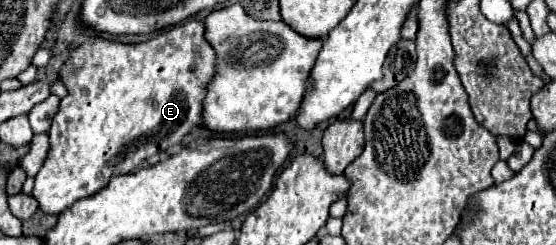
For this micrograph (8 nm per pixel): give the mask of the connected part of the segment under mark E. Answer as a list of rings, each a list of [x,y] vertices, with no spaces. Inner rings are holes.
[[[189,20],[185,24],[173,26],[169,30],[161,30],[159,36],[147,40],[147,42],[139,42],[139,44],[123,44],[117,40],[107,40],[103,36],[89,36],[81,46],[73,48],[69,52],[69,58],[65,60],[65,64],[59,70],[59,80],[63,82],[63,86],[67,88],[67,96],[61,98],[59,110],[53,118],[51,130],[49,130],[49,144],[51,144],[51,154],[47,156],[43,168],[39,170],[39,174],[35,176],[35,188],[33,188],[33,196],[39,202],[39,208],[47,214],[61,214],[63,210],[67,210],[69,206],[73,206],[77,200],[81,198],[89,198],[93,194],[97,194],[101,188],[105,188],[109,184],[109,180],[113,176],[119,174],[129,174],[133,172],[143,160],[147,160],[153,154],[161,154],[177,144],[181,144],[181,140],[195,128],[201,124],[203,120],[203,98],[207,94],[207,86],[211,82],[211,78],[215,76],[215,50],[213,46],[207,42],[205,38],[205,24],[201,20]]]

